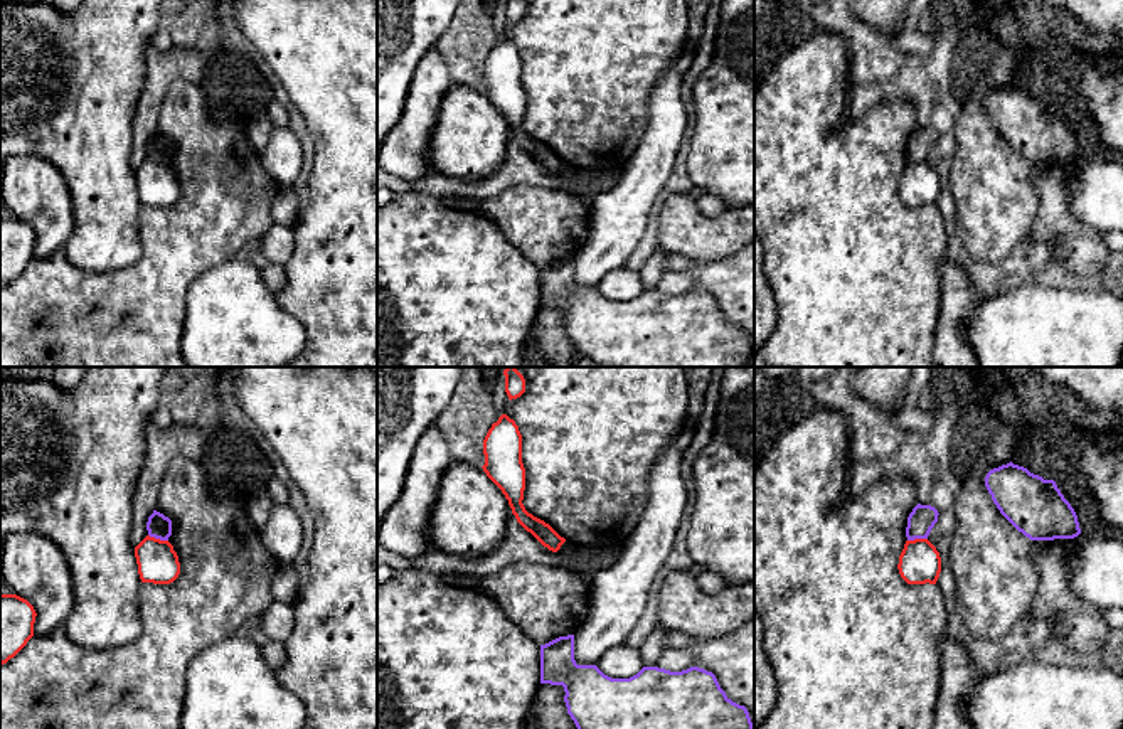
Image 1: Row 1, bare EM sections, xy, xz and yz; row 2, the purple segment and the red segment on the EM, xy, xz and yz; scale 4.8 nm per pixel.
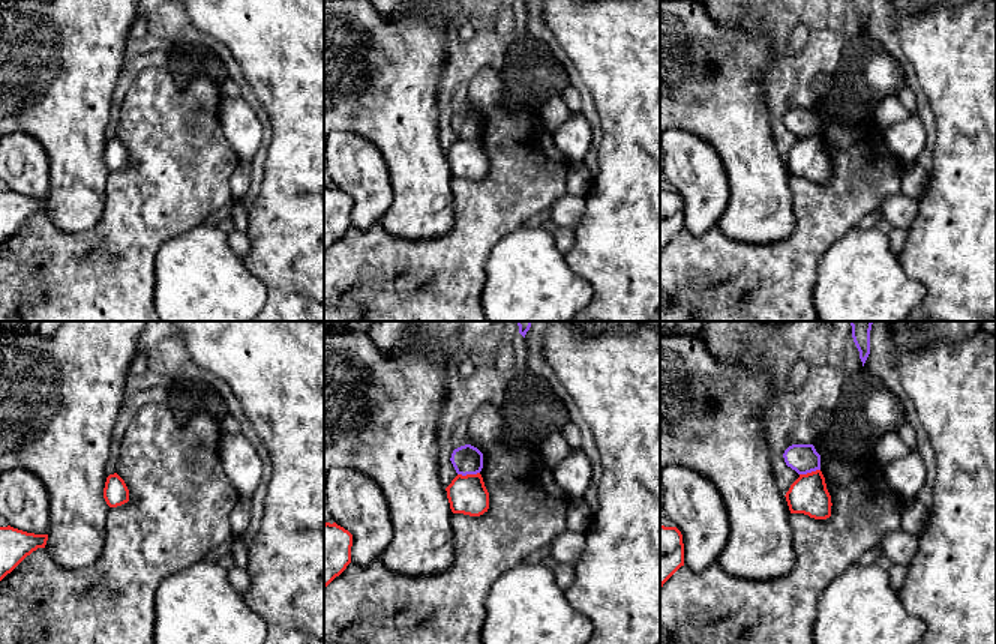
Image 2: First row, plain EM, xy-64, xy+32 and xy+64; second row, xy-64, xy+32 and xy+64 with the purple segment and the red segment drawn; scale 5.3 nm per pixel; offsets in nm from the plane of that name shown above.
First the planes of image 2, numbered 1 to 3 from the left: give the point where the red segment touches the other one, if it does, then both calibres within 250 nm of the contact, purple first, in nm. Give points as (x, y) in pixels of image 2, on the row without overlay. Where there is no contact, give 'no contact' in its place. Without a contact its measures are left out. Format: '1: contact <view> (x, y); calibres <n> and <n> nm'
1: no contact
2: contact xy+32 (468, 137); calibres 160 and 200 nm
3: contact xy+64 (809, 135); calibres 160 and 200 nm

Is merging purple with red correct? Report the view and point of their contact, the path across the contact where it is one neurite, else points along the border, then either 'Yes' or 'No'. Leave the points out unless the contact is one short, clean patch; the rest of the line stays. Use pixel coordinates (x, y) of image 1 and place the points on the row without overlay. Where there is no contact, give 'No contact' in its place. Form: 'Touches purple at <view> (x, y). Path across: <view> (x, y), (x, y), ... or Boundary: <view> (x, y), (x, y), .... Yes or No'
Touches purple at xy (159, 160). Boundary: xy (149, 157), (167, 164). No

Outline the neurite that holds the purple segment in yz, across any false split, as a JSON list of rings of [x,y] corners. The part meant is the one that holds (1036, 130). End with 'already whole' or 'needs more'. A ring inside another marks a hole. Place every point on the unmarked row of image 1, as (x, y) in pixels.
[[[1012,84],[993,91],[985,109],[1000,136],[1030,163],[1074,162],[1078,138],[1054,103],[1044,103]]]; already whole

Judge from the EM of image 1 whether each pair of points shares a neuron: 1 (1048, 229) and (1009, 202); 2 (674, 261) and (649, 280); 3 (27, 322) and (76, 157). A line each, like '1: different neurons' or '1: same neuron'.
1: different neurons
2: different neurons
3: different neurons

